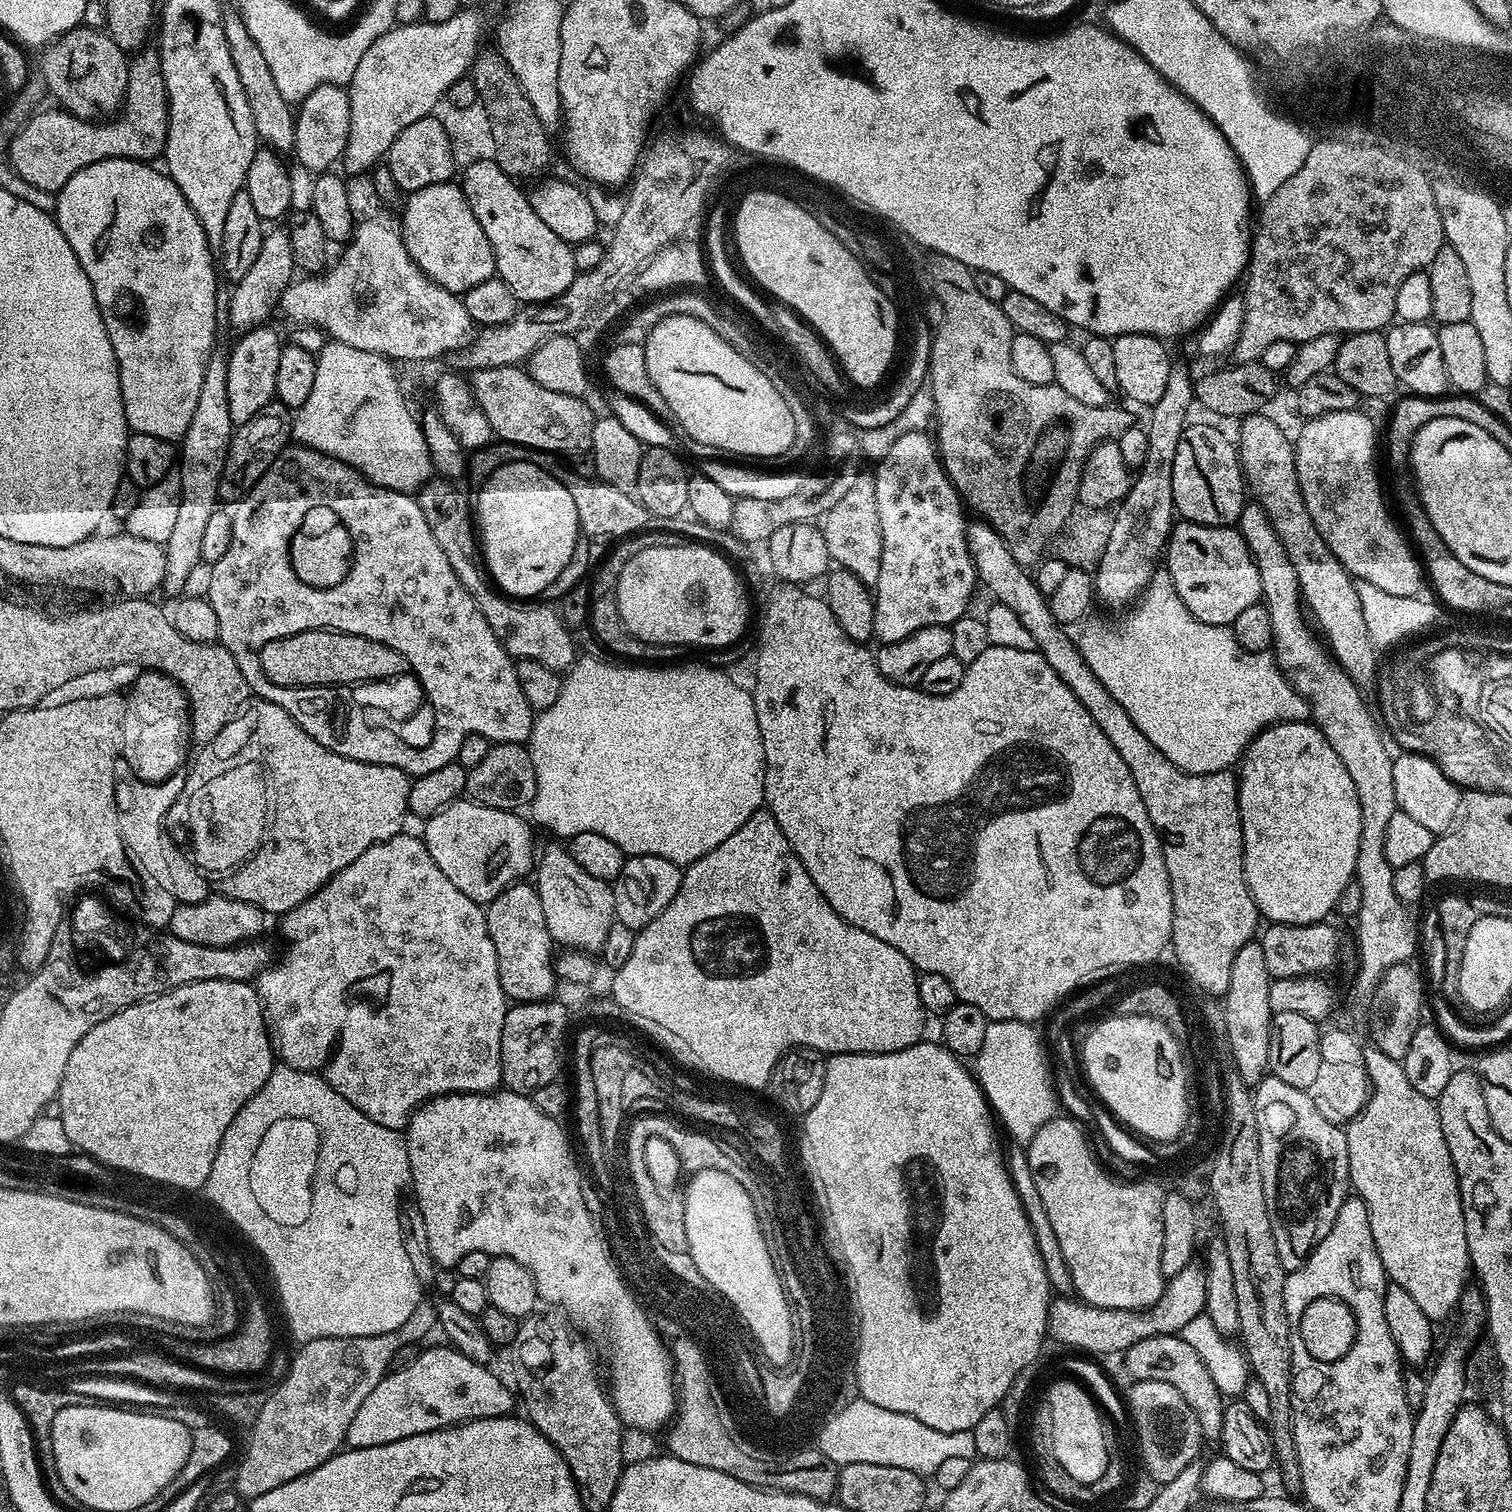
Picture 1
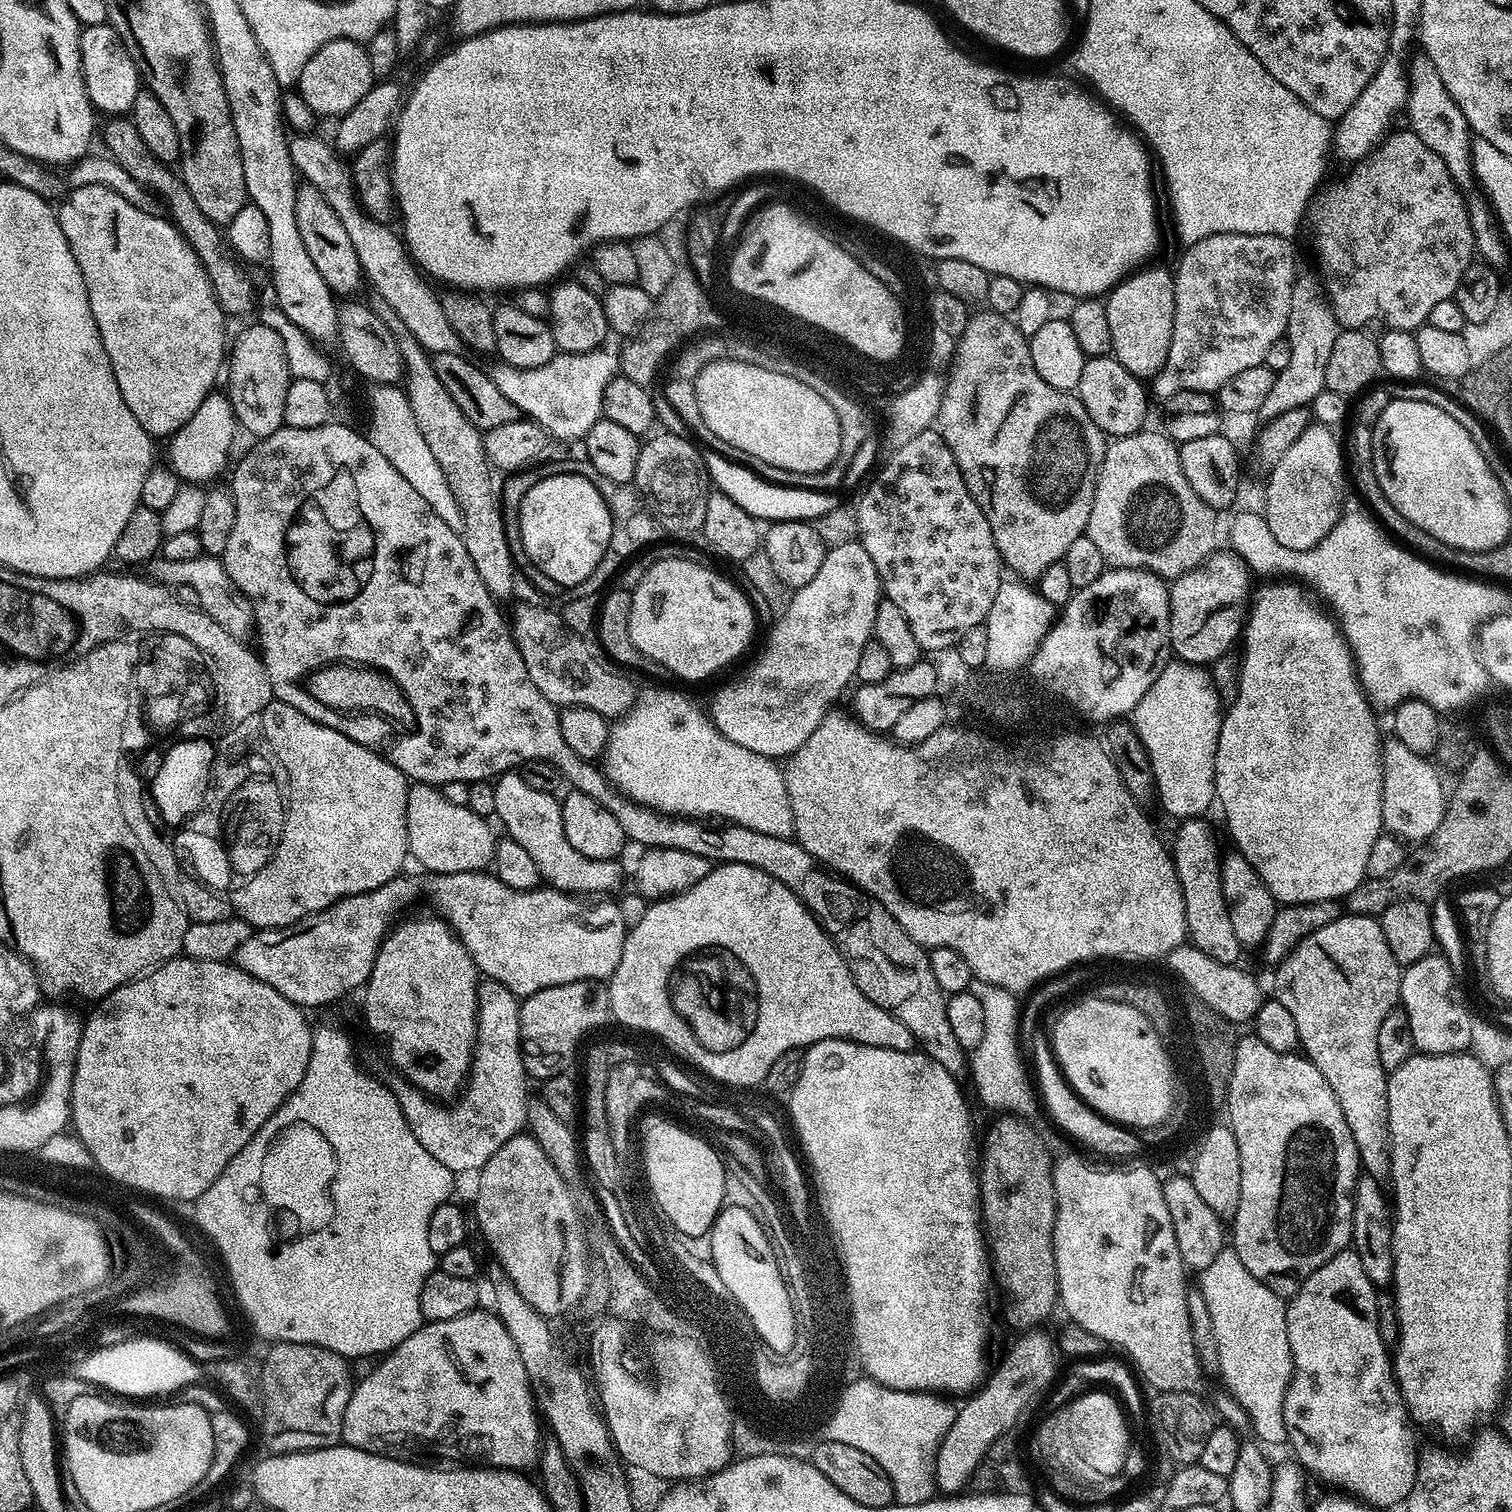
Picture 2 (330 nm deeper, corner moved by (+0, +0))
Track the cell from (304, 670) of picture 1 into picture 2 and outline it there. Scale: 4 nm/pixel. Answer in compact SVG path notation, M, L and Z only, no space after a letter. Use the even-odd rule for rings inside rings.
M330 664L317 668L307 677L306 691L321 704L340 713L372 713L382 716L397 729L408 730L415 725L414 710L404 691L384 672L359 664Z

